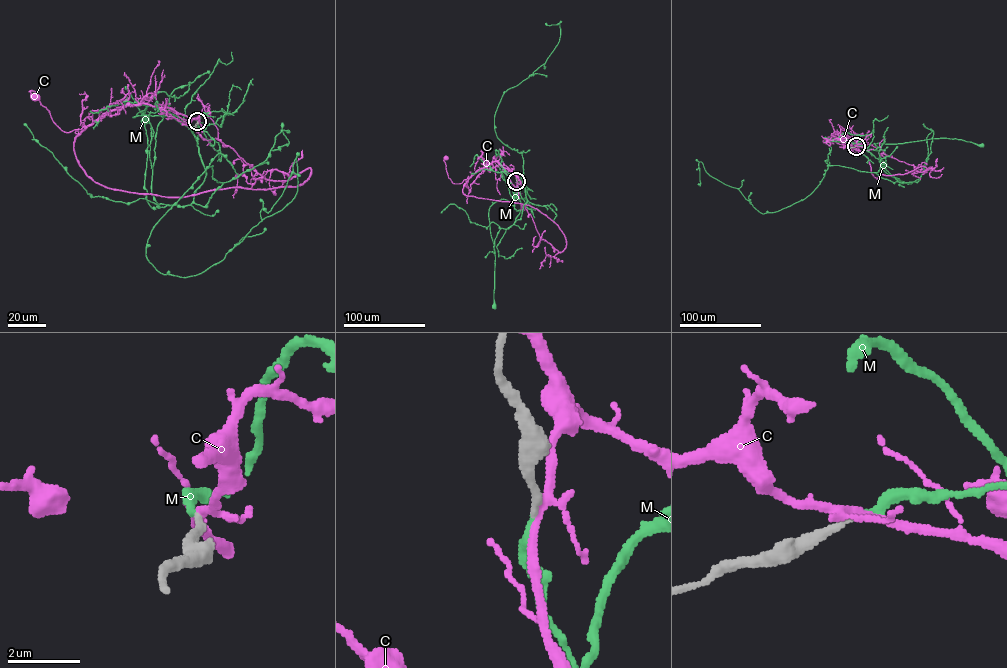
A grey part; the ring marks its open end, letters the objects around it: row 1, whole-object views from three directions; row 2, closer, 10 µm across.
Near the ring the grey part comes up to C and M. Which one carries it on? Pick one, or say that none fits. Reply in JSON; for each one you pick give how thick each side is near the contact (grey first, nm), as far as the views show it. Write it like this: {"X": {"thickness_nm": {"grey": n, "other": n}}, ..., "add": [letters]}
{"M": {"thickness_nm": {"grey": 200, "other": 200}}, "add": ["M"]}

